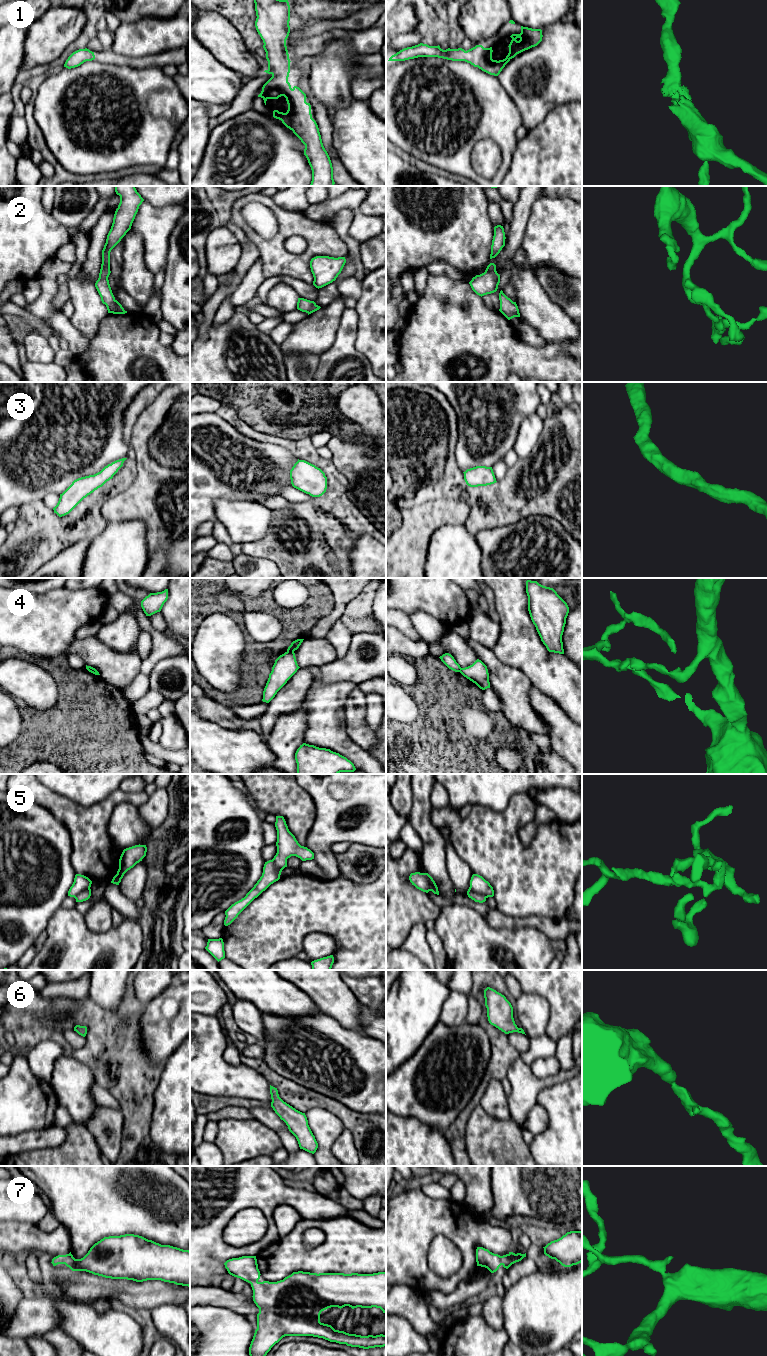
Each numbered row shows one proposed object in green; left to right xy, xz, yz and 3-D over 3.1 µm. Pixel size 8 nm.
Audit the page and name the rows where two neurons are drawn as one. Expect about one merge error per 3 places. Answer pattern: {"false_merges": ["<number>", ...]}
{"false_merges": ["4", "5"]}

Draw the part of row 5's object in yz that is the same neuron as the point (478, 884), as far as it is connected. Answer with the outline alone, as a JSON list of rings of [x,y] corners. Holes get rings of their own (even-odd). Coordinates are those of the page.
[[[473,874],[470,880],[470,887],[473,892],[488,897],[494,896],[493,887],[488,881],[478,874]]]

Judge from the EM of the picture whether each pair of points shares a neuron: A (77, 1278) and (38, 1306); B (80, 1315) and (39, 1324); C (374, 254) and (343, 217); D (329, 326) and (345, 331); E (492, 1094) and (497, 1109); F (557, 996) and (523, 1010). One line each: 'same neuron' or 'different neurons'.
A: different neurons
B: different neurons
C: different neurons
D: different neurons
E: same neuron
F: different neurons

